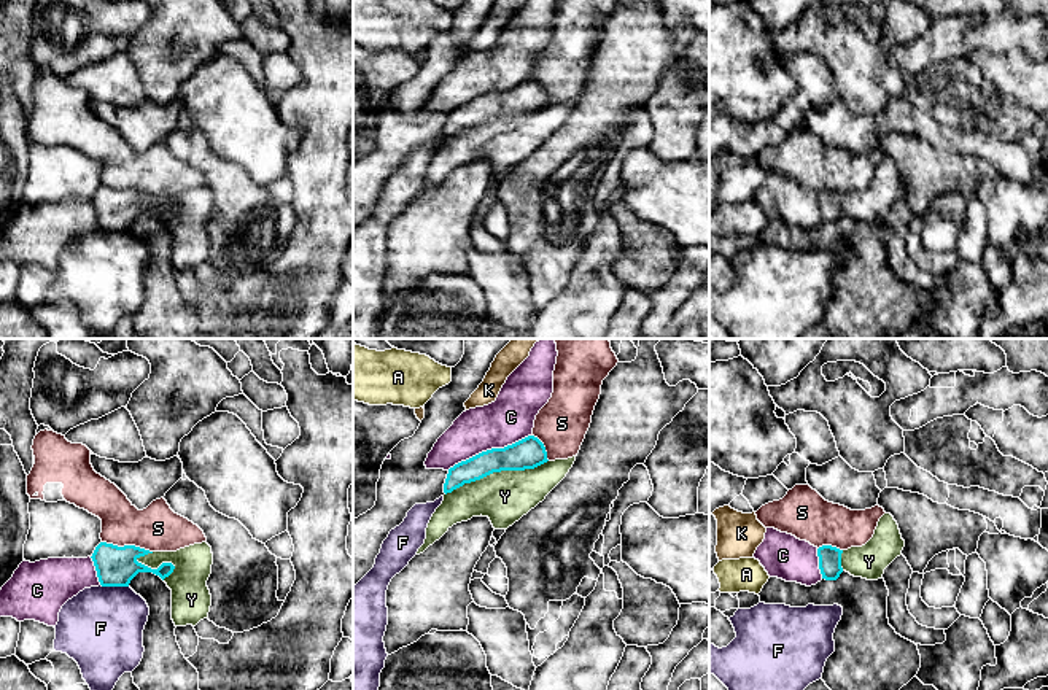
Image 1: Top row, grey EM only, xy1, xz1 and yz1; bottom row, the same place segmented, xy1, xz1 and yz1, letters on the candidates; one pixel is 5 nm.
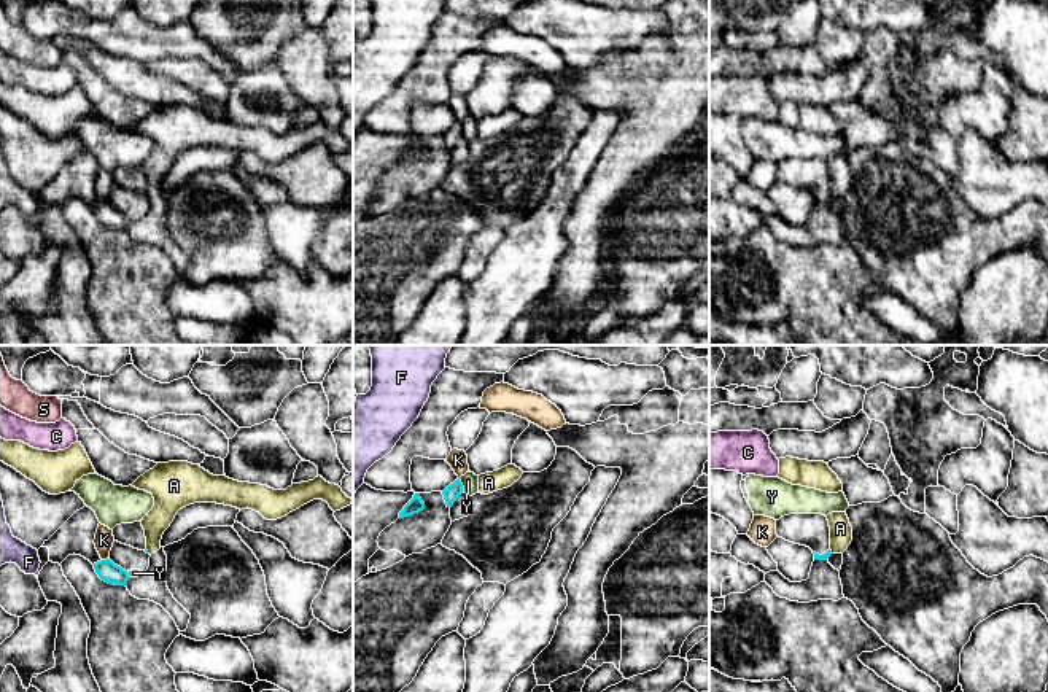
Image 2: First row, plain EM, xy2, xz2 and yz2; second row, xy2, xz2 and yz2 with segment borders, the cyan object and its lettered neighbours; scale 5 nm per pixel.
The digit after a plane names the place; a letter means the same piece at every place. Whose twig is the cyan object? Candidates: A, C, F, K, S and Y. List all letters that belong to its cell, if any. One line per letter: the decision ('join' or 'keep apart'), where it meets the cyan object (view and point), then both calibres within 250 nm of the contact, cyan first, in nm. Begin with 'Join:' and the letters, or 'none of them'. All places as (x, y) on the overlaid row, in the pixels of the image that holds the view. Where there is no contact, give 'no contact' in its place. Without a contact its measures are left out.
Join: none of them
A: keep apart; meets cyan in xy2 at (147, 551); 20 nm thick on the cyan side, 130 nm on the other
C: keep apart; meets cyan in xz1 at (489, 450); 160 nm thick on the cyan side, 240 nm on the other
F: keep apart; meets cyan in xy1 at (115, 585); 200 nm thick on the cyan side, 420 nm on the other
K: keep apart; meets cyan in xy2 at (107, 559); 100 nm thick on the cyan side, 100 nm on the other
S: keep apart; meets cyan in xy1 at (128, 546); 200 nm thick on the cyan side, 240 nm on the other
Y: keep apart; meets cyan in xz1 at (496, 471); 160 nm thick on the cyan side, 260 nm on the other

